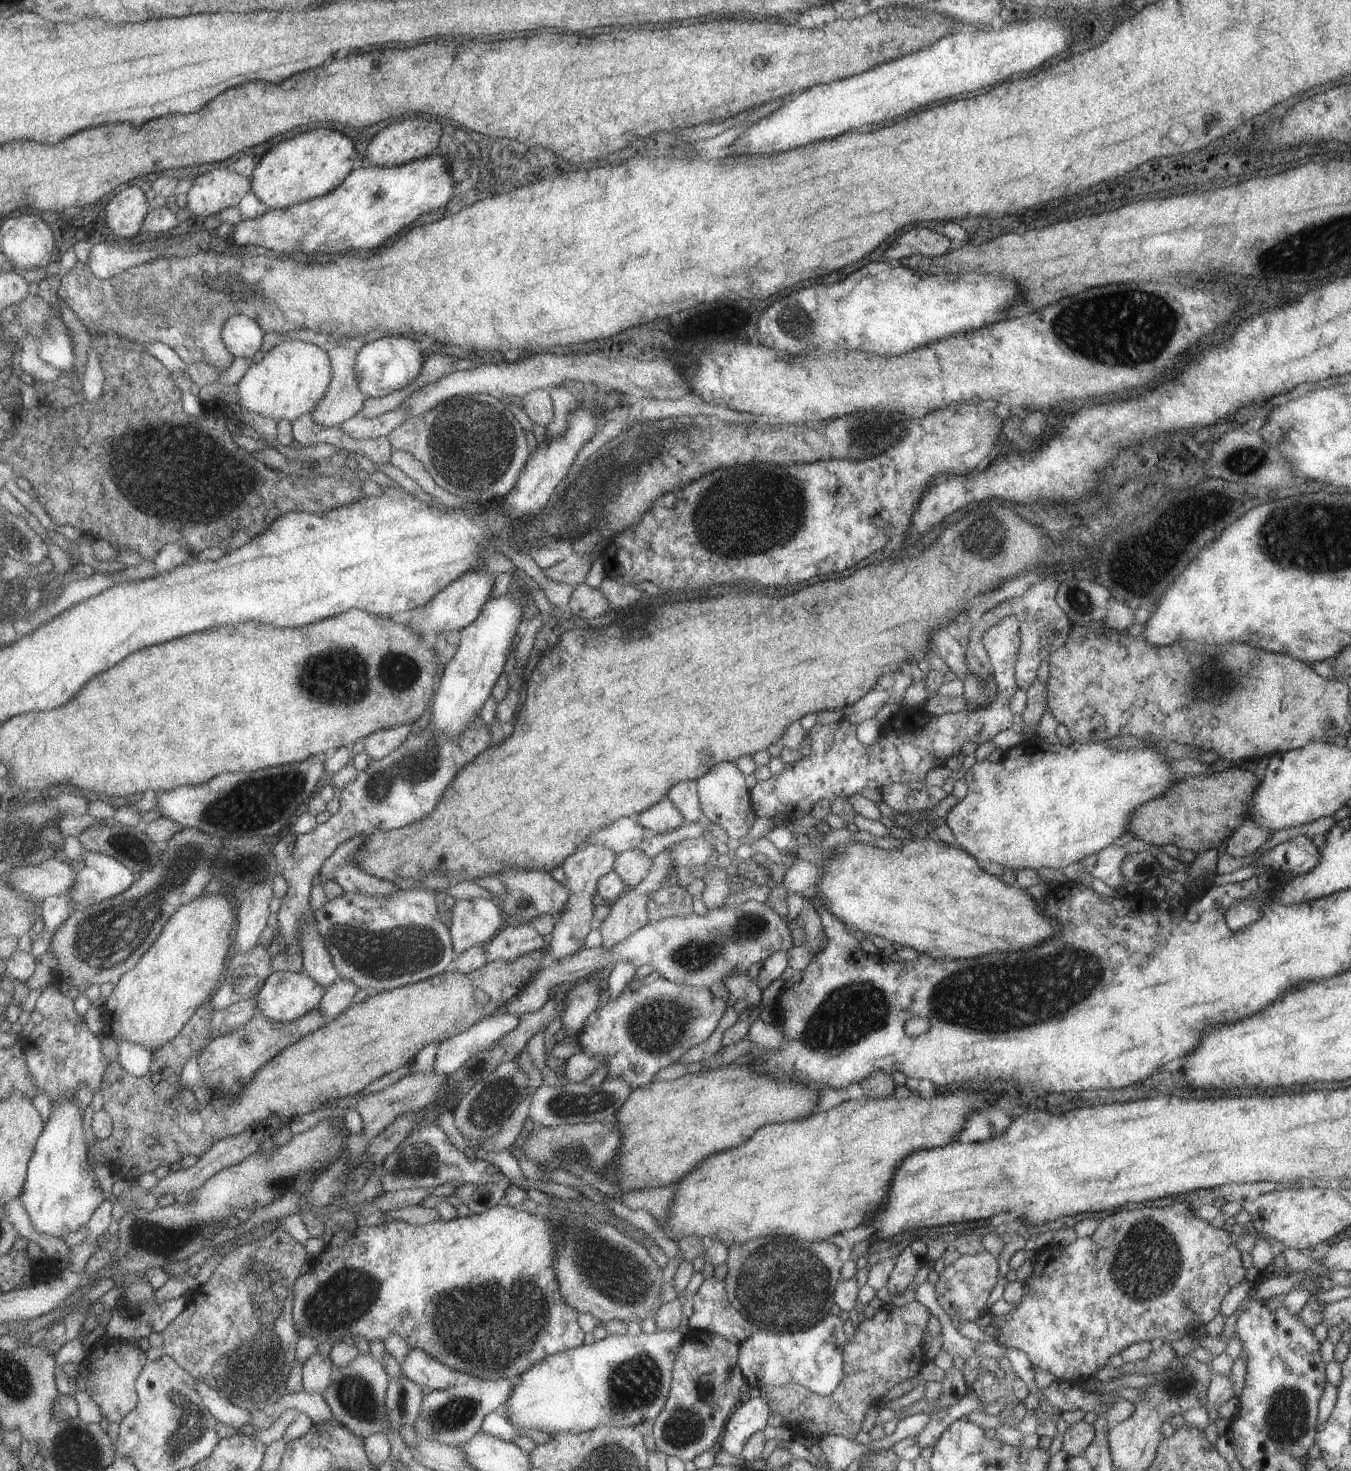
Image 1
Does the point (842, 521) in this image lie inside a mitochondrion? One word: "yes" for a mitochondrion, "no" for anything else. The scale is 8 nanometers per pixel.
no

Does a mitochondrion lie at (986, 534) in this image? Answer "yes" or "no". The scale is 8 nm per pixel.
yes

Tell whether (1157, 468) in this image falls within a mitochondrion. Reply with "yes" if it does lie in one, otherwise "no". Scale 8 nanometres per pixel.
no

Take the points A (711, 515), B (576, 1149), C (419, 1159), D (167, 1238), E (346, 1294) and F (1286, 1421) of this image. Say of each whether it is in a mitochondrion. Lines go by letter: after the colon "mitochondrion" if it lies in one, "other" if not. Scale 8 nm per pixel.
A: mitochondrion
B: mitochondrion
C: mitochondrion
D: mitochondrion
E: mitochondrion
F: mitochondrion

